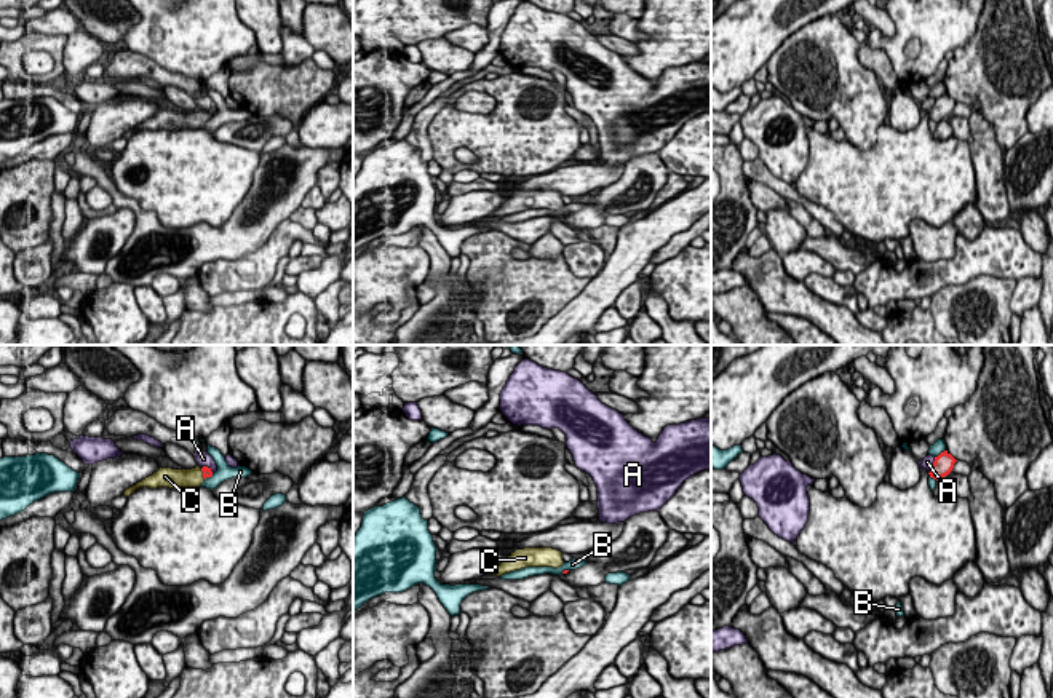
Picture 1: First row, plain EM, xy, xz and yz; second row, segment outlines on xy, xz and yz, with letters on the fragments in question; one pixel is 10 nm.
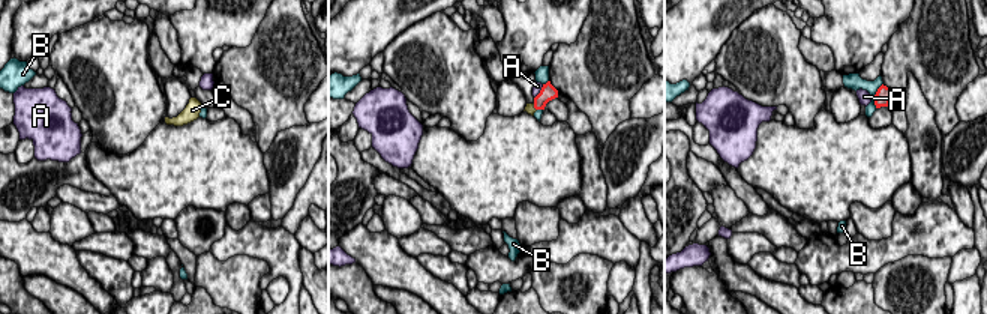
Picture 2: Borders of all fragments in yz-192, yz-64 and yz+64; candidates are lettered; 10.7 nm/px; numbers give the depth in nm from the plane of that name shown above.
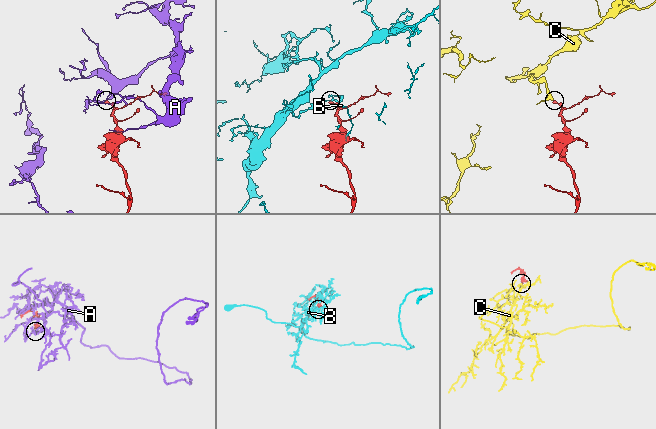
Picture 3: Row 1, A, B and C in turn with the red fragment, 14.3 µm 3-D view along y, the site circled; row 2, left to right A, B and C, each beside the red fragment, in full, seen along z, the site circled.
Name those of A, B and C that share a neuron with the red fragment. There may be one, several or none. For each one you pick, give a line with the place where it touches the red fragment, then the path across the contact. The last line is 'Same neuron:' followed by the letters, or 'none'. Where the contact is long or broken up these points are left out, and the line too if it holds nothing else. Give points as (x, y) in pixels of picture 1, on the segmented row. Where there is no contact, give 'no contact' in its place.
C: contact xy (203, 473); way xy (206, 471), (203, 473), (194, 478), (179, 478)
Same neuron: C

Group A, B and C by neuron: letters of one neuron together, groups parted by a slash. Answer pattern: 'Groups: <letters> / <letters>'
Groups: A / B / C

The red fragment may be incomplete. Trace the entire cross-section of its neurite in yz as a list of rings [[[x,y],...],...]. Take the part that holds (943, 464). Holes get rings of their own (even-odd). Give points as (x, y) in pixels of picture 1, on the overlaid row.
[[[948,450],[941,452],[938,457],[935,457],[935,462],[928,473],[930,478],[938,481],[948,476],[952,471],[956,462],[957,460]]]

